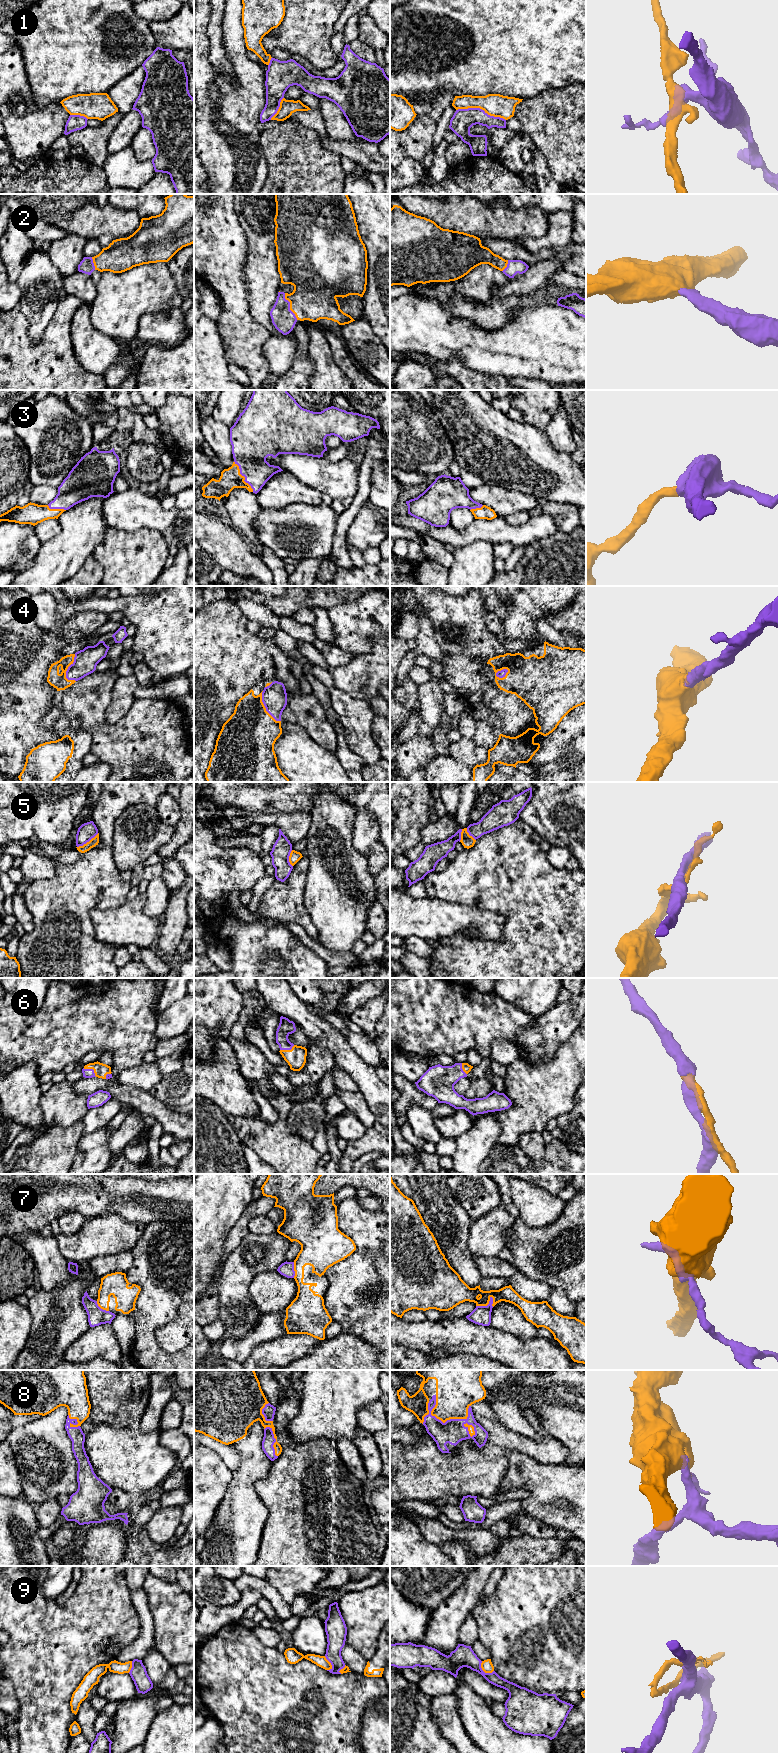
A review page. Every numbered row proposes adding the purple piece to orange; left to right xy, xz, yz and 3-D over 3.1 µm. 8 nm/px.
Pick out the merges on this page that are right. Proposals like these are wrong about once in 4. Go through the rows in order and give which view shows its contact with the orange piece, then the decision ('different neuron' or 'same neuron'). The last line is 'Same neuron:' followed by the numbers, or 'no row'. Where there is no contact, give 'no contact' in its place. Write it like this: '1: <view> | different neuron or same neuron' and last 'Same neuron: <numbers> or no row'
1: yz | different neuron
2: xz | same neuron
3: xz | same neuron
4: xy | same neuron
5: xy | different neuron
6: xy | same neuron
7: yz | different neuron
8: yz | same neuron
9: yz | different neuron
Same neuron: 2, 3, 4, 6, 8

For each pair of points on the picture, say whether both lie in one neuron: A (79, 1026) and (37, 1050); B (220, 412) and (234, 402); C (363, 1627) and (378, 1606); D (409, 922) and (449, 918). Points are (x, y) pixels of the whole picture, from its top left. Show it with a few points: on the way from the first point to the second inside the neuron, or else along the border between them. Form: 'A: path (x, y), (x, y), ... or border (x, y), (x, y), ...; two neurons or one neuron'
A: path (69, 1026), (47, 1040); one neuron
B: path (223, 412), (231, 404); one neuron
C: path (364, 1622), (373, 1611); one neuron
D: path (419, 919), (439, 919); one neuron

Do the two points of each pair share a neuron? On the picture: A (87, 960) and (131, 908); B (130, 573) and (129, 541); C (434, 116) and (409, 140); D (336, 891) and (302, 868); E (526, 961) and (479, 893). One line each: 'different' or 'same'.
A: different
B: same
C: same
D: different
E: same

